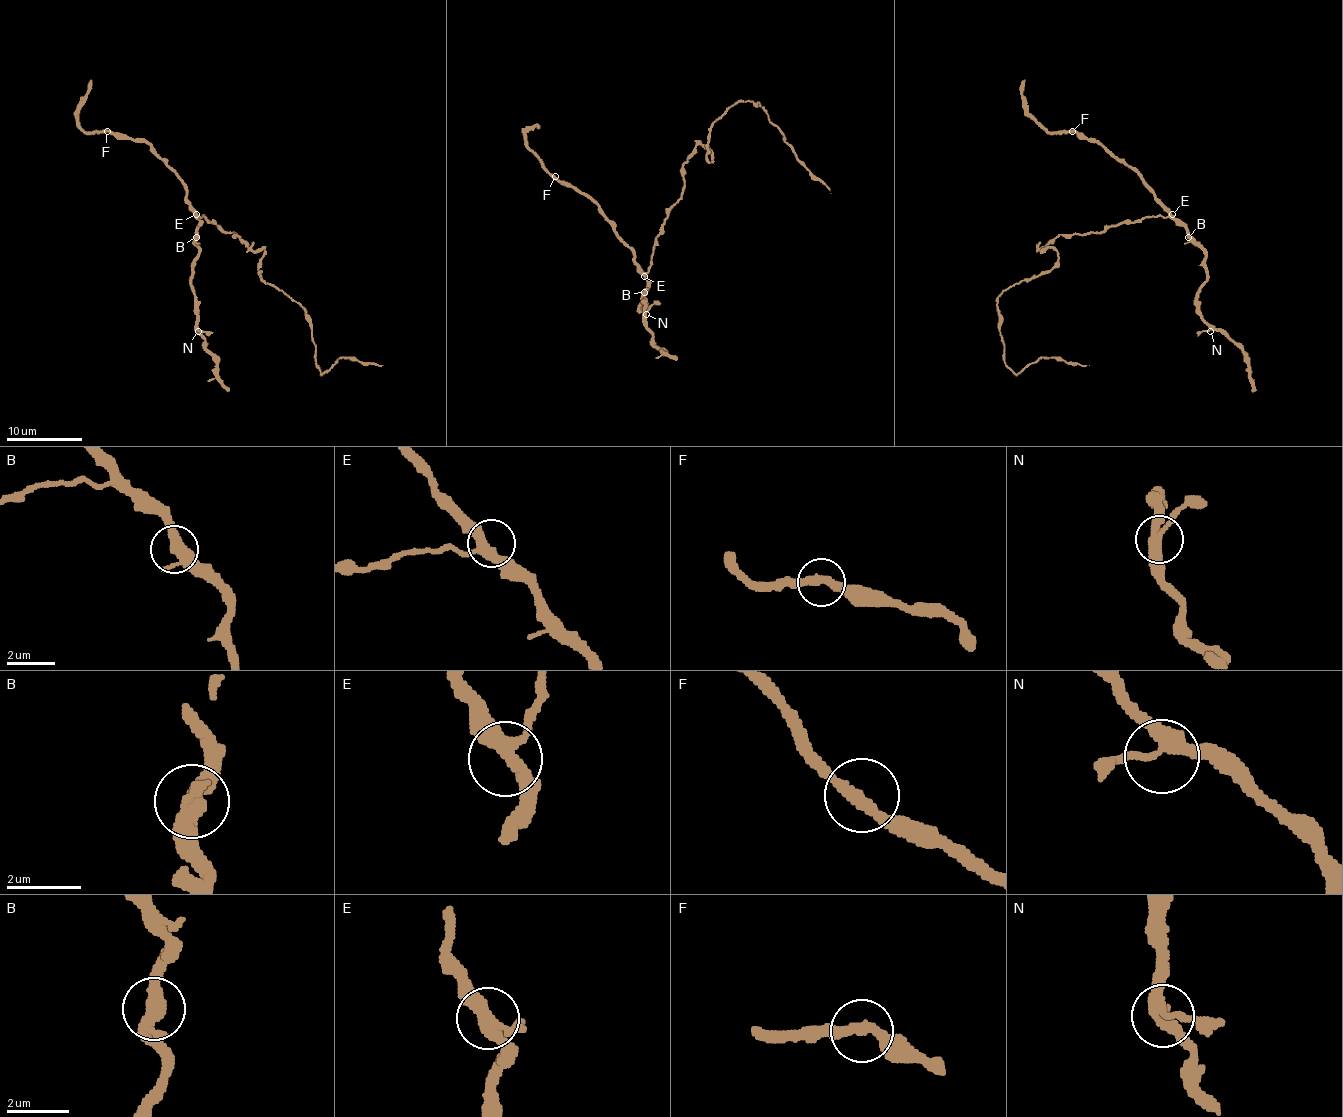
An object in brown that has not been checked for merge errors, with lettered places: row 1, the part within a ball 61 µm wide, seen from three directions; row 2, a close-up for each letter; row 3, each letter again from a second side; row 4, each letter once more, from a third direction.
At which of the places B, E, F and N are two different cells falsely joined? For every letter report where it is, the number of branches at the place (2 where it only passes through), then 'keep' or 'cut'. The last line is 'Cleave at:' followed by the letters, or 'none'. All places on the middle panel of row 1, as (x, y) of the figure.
B: place (644, 292); branches 3; keep
E: place (644, 276); branches 3; keep
F: place (555, 176); branches 2; keep
N: place (646, 314); branches 3; keep
Cleave at: none

